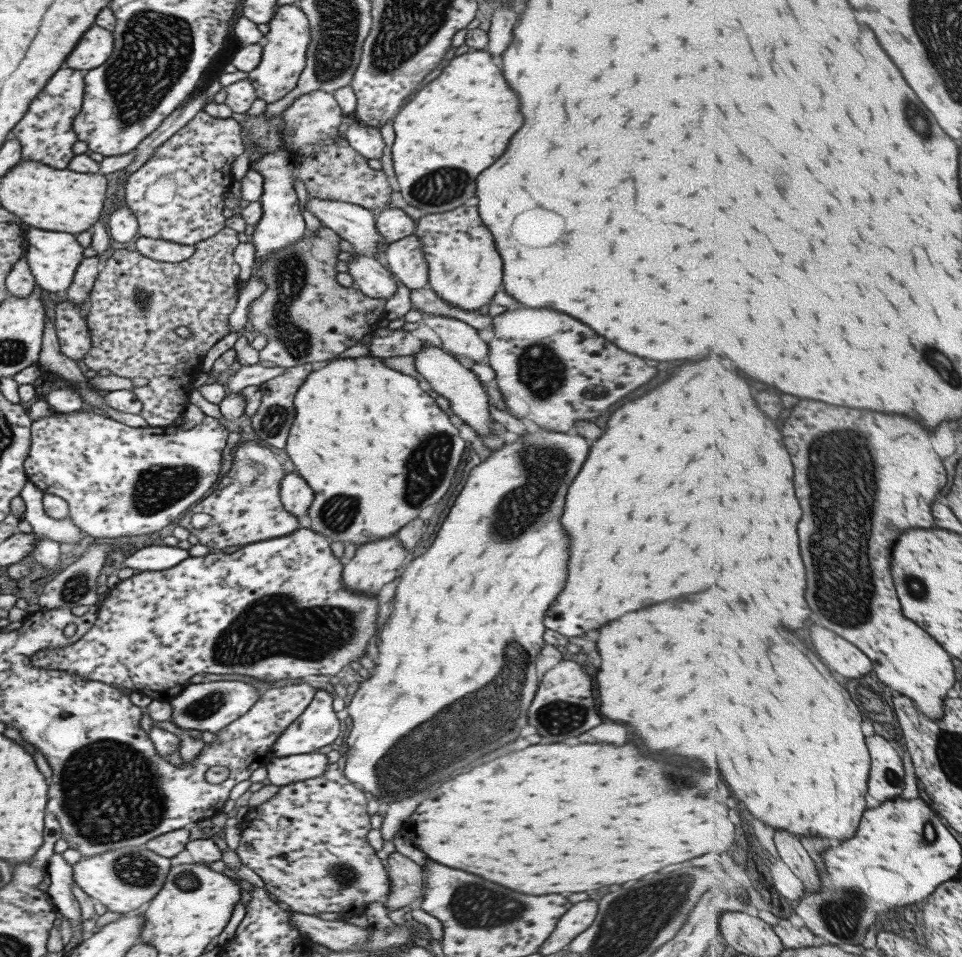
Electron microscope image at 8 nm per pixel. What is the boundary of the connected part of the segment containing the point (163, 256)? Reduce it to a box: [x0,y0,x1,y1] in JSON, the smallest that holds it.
[134,236,194,262]

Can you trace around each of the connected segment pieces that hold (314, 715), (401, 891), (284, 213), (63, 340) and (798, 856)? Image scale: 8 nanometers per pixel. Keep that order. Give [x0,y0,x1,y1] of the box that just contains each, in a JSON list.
[[272,688,342,756],[385,851,424,911],[252,149,306,262],[55,298,92,362],[776,832,824,894]]

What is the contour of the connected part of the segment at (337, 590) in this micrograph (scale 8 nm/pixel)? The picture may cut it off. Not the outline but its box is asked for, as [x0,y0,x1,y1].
[32,524,378,702]

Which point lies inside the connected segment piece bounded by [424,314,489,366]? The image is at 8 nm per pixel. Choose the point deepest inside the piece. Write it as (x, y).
(460, 339)

